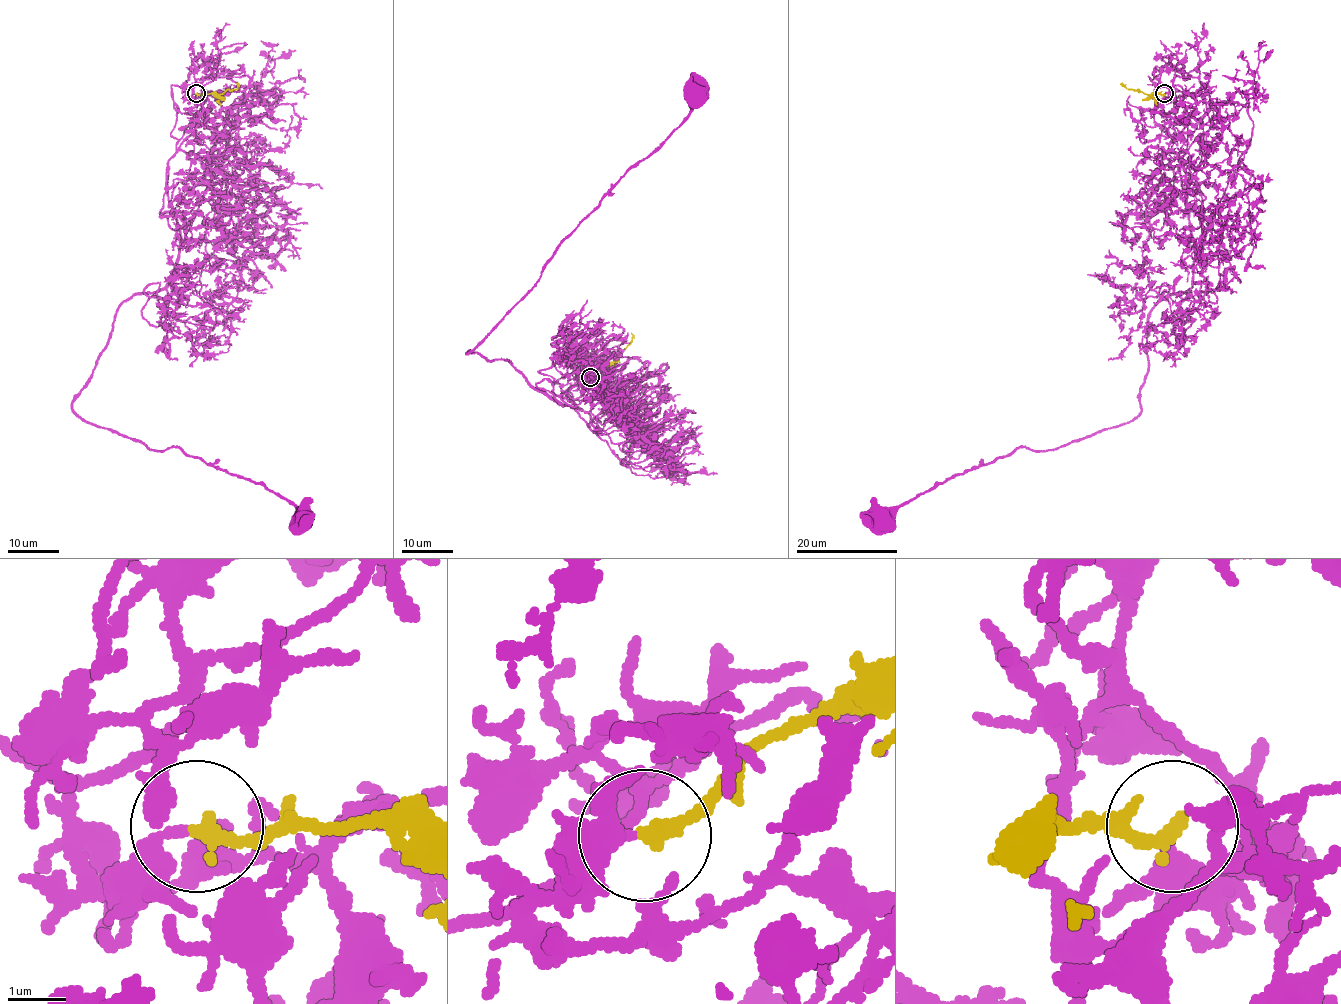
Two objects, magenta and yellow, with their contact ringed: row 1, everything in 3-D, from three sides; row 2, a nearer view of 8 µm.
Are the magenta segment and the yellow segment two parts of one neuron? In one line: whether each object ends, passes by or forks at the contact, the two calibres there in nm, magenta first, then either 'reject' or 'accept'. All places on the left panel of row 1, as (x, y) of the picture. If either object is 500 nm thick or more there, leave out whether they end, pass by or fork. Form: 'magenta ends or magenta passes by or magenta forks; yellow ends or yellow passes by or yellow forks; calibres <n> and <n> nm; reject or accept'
magenta ends; yellow ends; calibres 240 and 280 nm; accept

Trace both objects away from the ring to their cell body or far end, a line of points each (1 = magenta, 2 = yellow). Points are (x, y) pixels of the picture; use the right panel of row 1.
1: (1165, 94), (1182, 89), (1186, 109), (1194, 267), (1151, 312), (1140, 411), (1050, 450), (1015, 447), (881, 520)
2: (1165, 94), (1144, 94), (1130, 90), (1121, 82)

